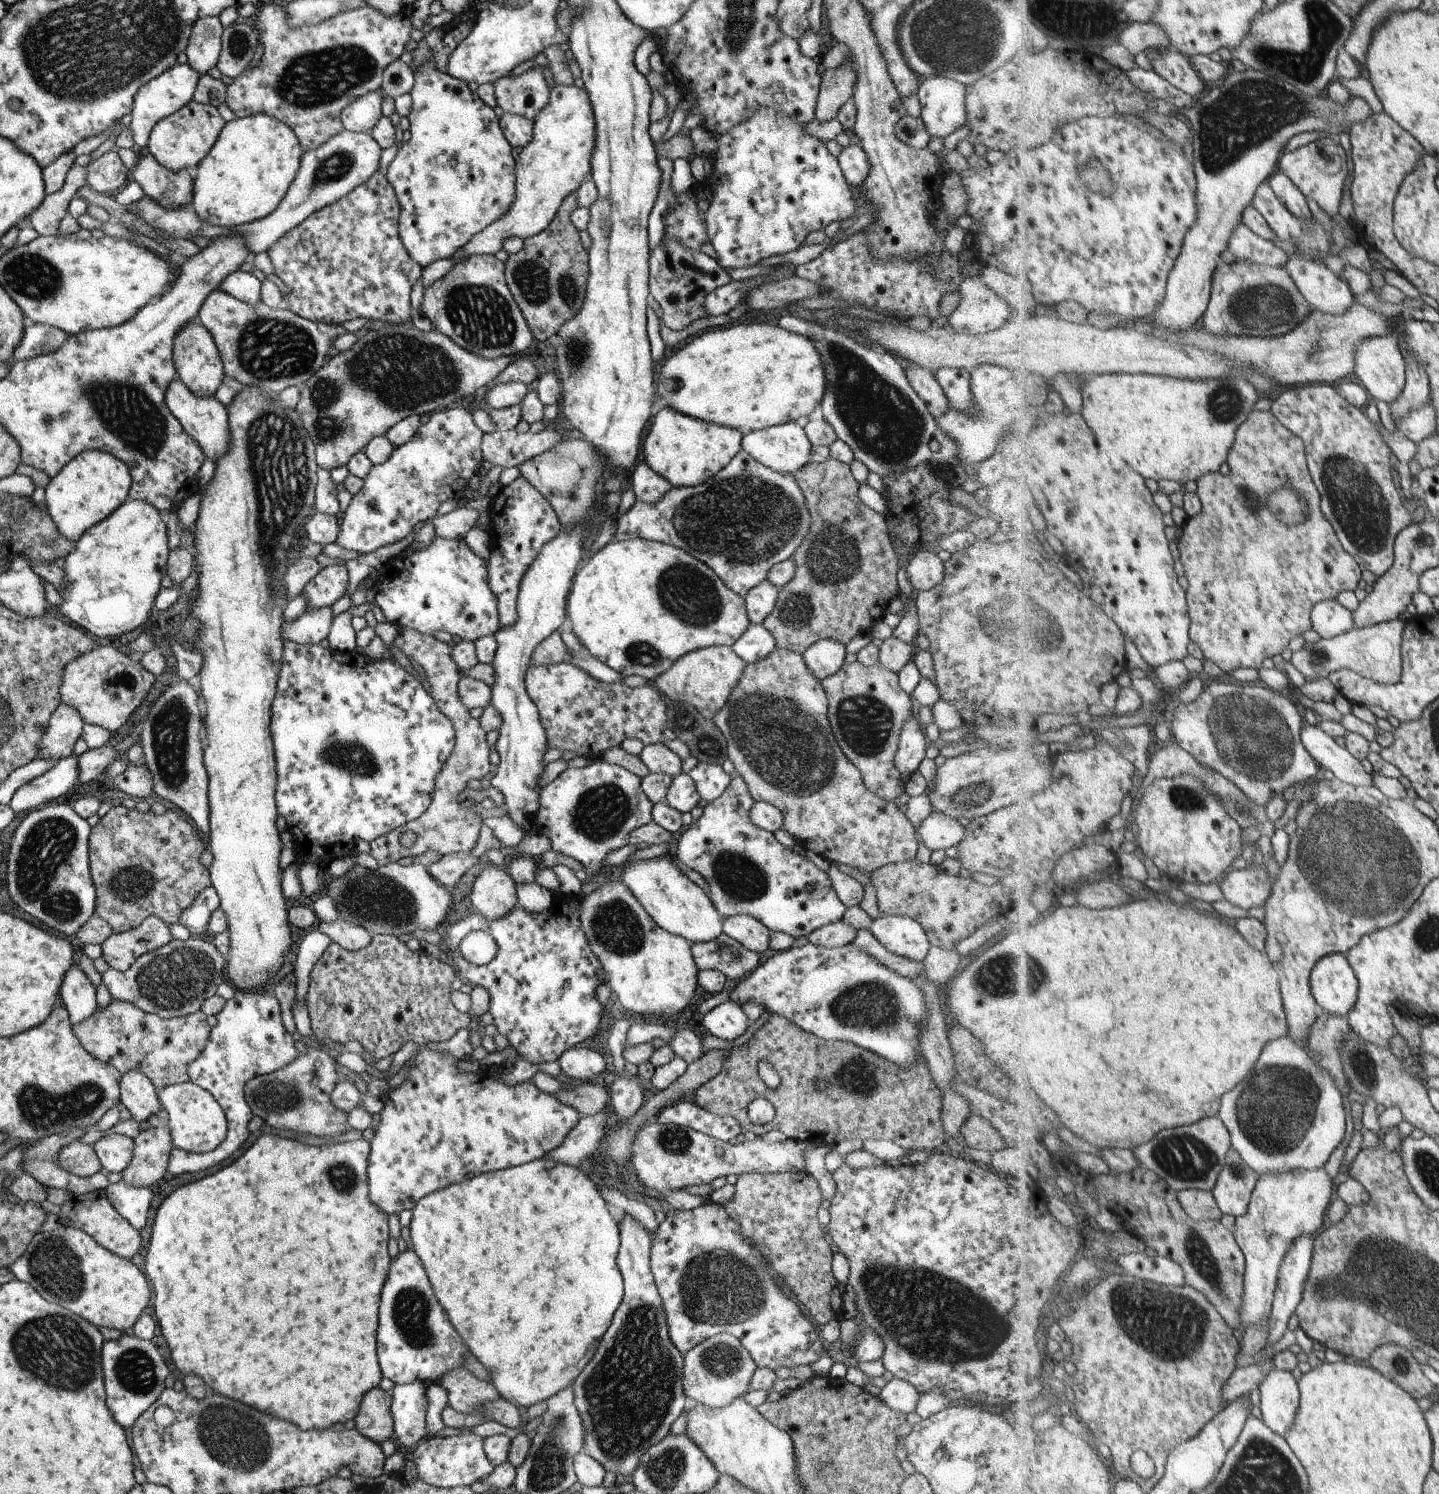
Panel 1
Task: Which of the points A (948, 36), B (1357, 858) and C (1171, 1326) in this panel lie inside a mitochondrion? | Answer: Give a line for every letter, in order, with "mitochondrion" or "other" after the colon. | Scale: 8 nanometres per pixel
A: mitochondrion
B: mitochondrion
C: mitochondrion

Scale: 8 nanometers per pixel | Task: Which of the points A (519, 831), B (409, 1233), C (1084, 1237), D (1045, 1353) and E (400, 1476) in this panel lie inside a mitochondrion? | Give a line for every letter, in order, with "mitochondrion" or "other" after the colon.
A: other
B: other
C: other
D: other
E: other

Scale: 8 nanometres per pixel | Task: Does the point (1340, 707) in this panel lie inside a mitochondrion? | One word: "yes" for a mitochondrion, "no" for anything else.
no

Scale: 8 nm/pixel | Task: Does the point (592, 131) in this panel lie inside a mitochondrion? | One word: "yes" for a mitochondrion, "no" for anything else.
no

